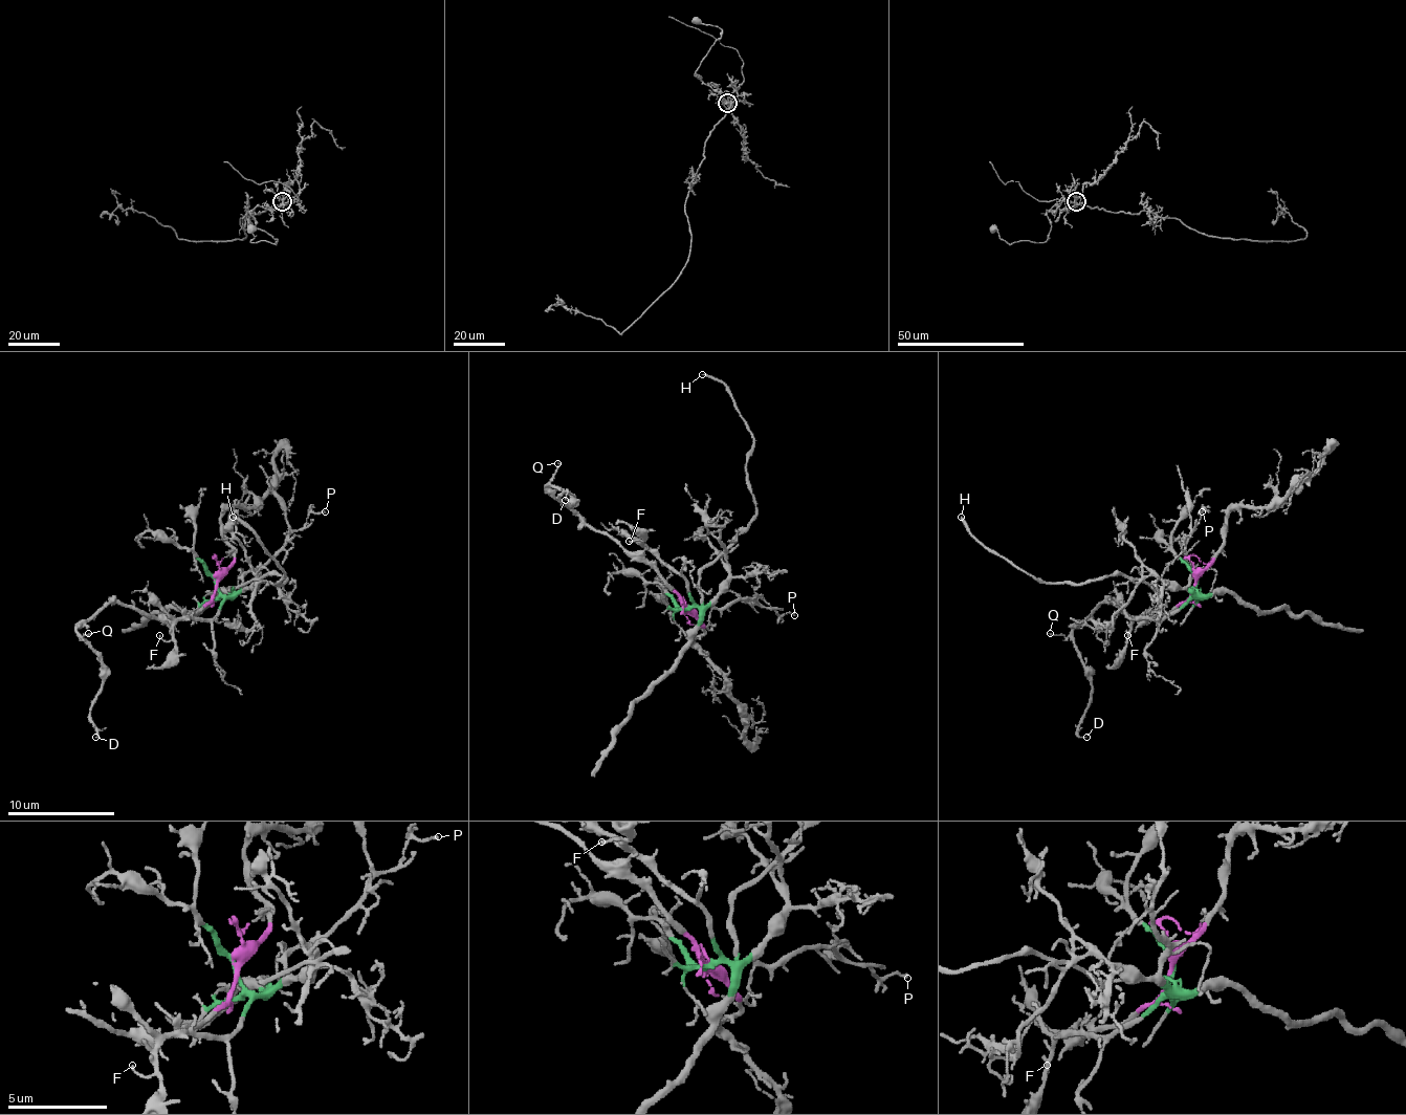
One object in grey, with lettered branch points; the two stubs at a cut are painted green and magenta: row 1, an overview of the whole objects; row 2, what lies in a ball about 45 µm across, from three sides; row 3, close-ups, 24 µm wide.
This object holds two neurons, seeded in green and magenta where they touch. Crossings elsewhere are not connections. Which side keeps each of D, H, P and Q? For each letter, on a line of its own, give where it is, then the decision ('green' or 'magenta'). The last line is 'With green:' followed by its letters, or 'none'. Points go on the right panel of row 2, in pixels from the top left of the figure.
D: at (1086, 737); magenta
H: at (961, 517); green
P: at (1202, 511); green
Q: at (1050, 633); magenta
With green: H, P

